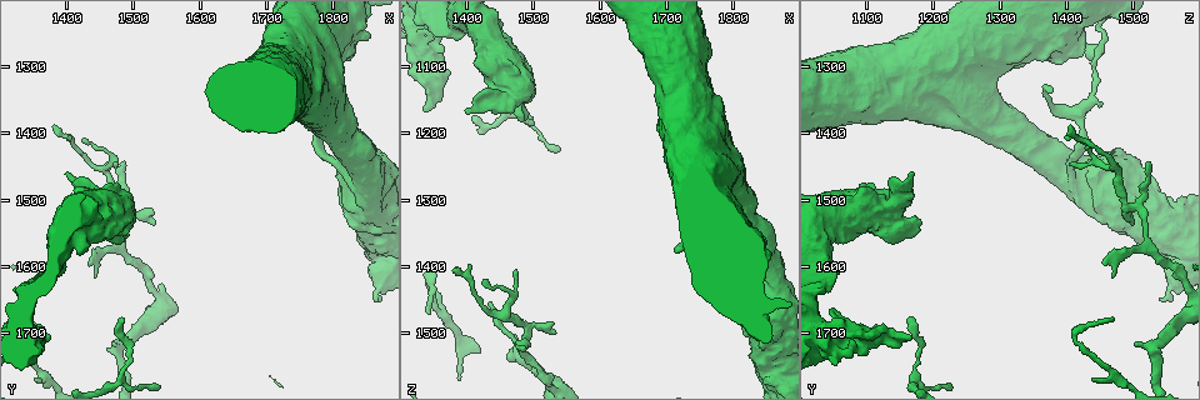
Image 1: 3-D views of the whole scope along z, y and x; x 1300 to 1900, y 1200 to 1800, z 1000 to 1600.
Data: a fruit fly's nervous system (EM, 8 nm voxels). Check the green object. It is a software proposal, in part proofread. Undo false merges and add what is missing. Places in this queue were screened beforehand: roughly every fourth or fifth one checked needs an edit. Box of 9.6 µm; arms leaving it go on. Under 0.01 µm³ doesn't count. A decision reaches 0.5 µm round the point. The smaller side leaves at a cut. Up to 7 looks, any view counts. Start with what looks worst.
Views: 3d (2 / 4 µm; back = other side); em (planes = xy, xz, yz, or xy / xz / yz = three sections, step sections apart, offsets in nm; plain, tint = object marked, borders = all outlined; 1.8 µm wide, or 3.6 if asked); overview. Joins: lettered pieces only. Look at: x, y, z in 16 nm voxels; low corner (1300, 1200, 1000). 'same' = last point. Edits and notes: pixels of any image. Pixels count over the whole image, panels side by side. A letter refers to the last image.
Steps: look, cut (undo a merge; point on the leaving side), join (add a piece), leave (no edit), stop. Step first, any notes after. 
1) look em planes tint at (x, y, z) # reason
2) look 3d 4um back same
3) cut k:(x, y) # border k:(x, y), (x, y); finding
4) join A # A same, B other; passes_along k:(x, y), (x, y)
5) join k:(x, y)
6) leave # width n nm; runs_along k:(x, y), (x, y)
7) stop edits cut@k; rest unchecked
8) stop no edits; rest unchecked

look 3d 4um at (1865, 1650, 1540) # thick end

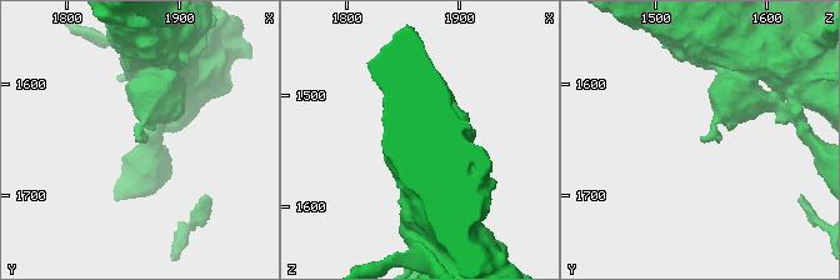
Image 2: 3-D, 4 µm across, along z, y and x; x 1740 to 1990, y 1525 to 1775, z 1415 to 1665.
look em planes borders at (1868, 1652, 1540)

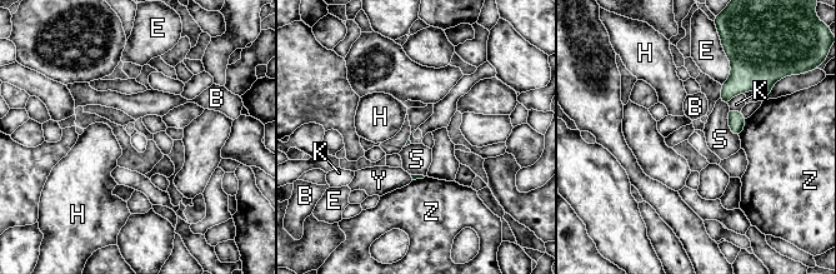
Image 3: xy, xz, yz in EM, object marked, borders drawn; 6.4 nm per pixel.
leave # B other, E other, H other, K other, S other, Y other, Z other; border 3:(729, 108), (727, 126), (739, 138); no lettered piece goes on from it

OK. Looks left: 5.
look em xy step 8 tint at (1340, 1680, 1470) # an open end

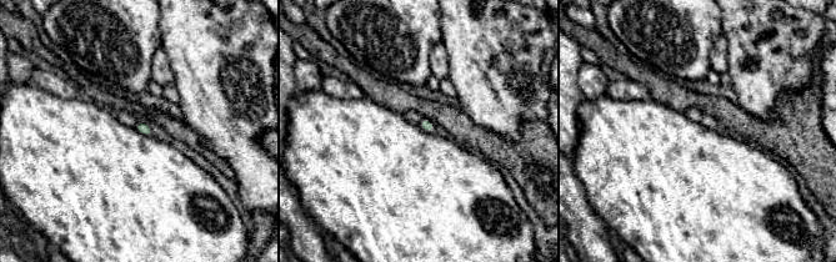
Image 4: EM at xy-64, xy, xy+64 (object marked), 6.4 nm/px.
look em planes borders same # cut it another way

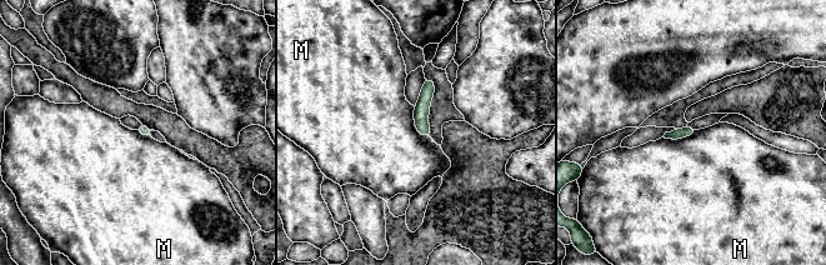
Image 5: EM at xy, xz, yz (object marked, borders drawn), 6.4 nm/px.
leave # M other; no lettered piece goes on from it

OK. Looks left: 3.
look 3d 2um at (1475, 1725, 1535) # sharp bend

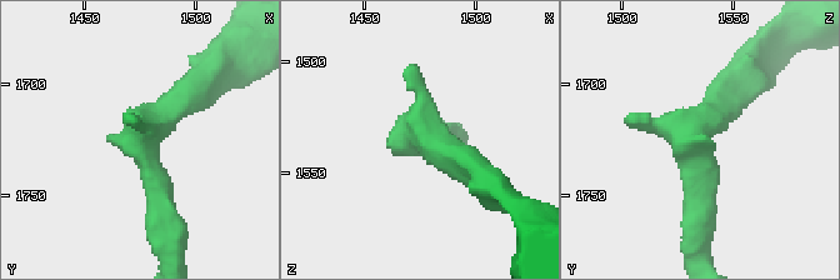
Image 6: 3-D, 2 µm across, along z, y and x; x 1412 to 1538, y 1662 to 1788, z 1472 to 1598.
look em planes tint at (1476, 1726, 1532)

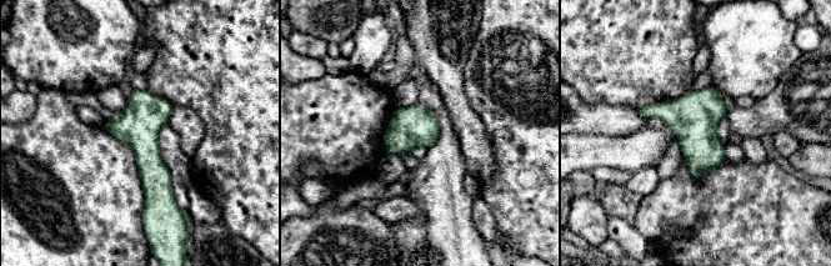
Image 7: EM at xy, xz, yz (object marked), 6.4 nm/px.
look em planes borders same

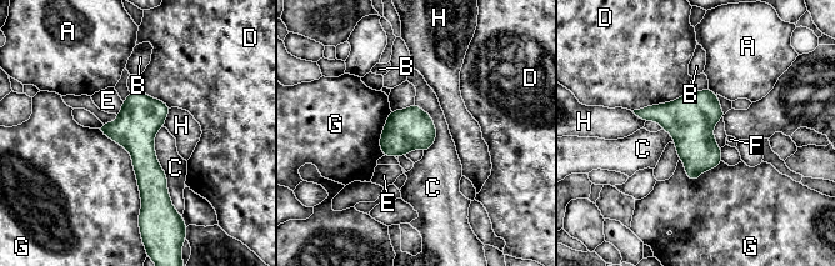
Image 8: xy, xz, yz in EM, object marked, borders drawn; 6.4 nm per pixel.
leave # width 280 nm; A other, B other, C other, D other, E other, F other, G other, H other; border 8:(163, 125), (155, 156), (176, 210); one neuron here

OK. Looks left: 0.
stop no edits; rest unchecked

